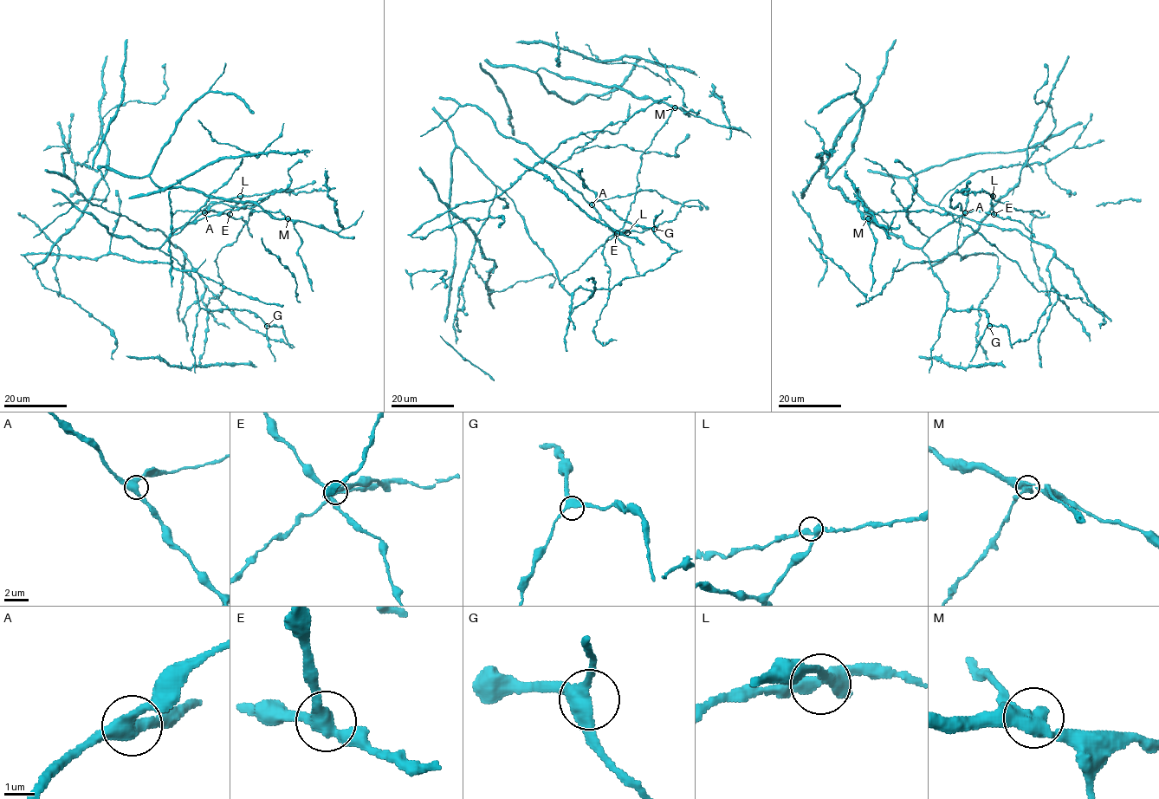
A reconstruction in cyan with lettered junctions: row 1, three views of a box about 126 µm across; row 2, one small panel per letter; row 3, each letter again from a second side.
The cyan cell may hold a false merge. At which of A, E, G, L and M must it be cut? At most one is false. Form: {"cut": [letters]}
{"cut": ["M"]}

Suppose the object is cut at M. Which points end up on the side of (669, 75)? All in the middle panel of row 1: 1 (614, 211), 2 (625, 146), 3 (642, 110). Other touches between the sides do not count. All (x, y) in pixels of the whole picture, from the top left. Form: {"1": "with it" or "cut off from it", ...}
{"1": "with it", "2": "with it", "3": "with it"}

